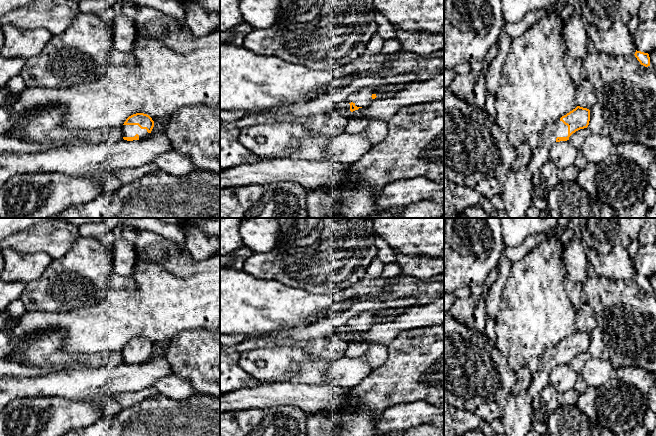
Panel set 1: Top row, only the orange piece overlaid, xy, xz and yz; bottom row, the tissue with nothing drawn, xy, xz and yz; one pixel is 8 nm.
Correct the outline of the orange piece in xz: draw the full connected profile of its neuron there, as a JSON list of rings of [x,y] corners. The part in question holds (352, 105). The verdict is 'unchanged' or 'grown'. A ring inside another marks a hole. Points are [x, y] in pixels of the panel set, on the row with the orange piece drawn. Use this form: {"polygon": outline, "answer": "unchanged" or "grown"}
{"polygon": [[[365,87],[354,91],[346,101],[350,104],[350,111],[353,112],[359,108],[369,106],[376,97],[374,90]]], "answer": "grown"}

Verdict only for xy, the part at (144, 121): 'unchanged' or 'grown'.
grown

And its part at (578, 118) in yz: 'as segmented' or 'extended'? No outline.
extended

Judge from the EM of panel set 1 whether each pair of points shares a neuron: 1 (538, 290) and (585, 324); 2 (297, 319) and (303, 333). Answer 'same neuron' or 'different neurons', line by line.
1: different neurons
2: different neurons

